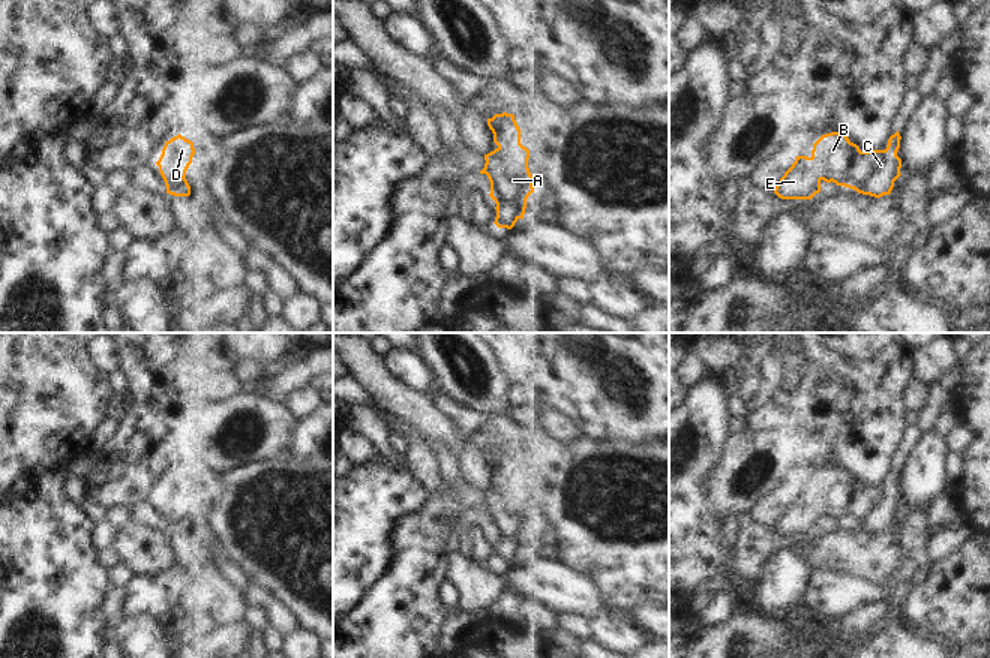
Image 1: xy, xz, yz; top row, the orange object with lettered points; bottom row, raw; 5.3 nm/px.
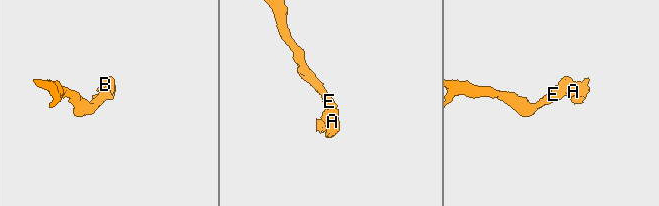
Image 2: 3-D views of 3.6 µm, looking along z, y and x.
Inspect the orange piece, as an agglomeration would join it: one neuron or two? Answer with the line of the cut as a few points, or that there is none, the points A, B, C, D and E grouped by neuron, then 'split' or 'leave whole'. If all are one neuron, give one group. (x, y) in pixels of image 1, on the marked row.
no cut | A B C D E | leave whole

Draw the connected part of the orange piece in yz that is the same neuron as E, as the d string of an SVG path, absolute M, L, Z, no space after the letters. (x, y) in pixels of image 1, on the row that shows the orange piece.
M897 130L885 150L861 151L846 135L825 133L813 144L810 157L796 156L774 193L782 199L812 199L824 180L874 198L890 195L902 175L900 139Z

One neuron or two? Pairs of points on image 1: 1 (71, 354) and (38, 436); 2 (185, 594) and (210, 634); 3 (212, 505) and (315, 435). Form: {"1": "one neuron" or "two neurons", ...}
{"1": "one neuron", "2": "two neurons", "3": "two neurons"}

